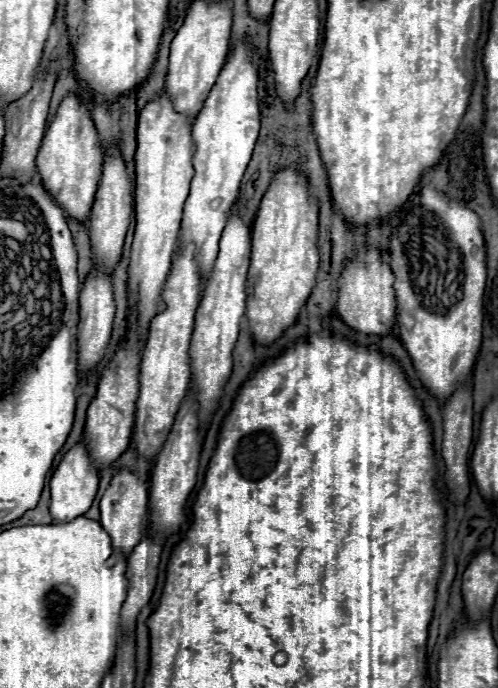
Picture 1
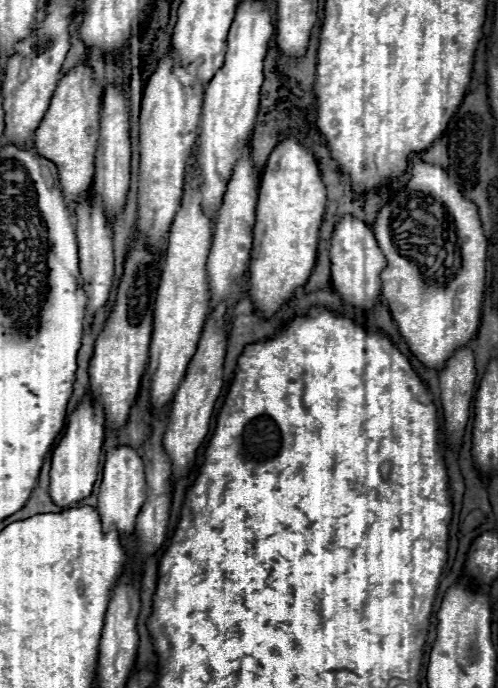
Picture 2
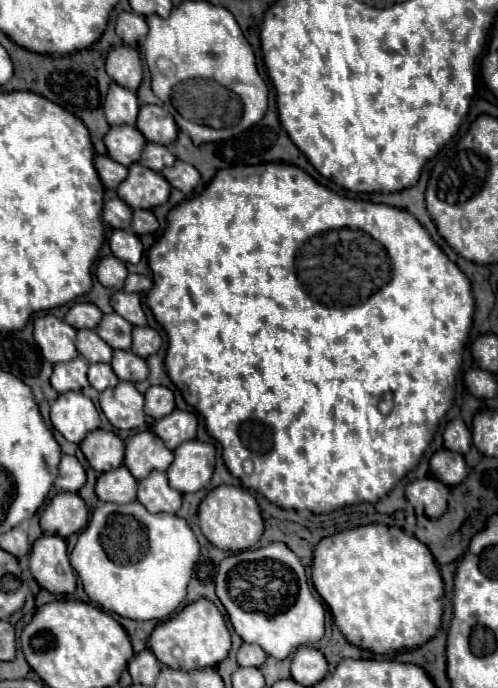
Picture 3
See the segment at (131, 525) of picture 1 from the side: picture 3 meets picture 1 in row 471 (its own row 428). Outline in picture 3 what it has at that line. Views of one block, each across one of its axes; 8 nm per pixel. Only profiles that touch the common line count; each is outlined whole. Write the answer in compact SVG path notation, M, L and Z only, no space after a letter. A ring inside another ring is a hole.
M122 380L118 386L100 392L100 408L118 430L138 428L146 422L144 394L138 392L132 382Z

